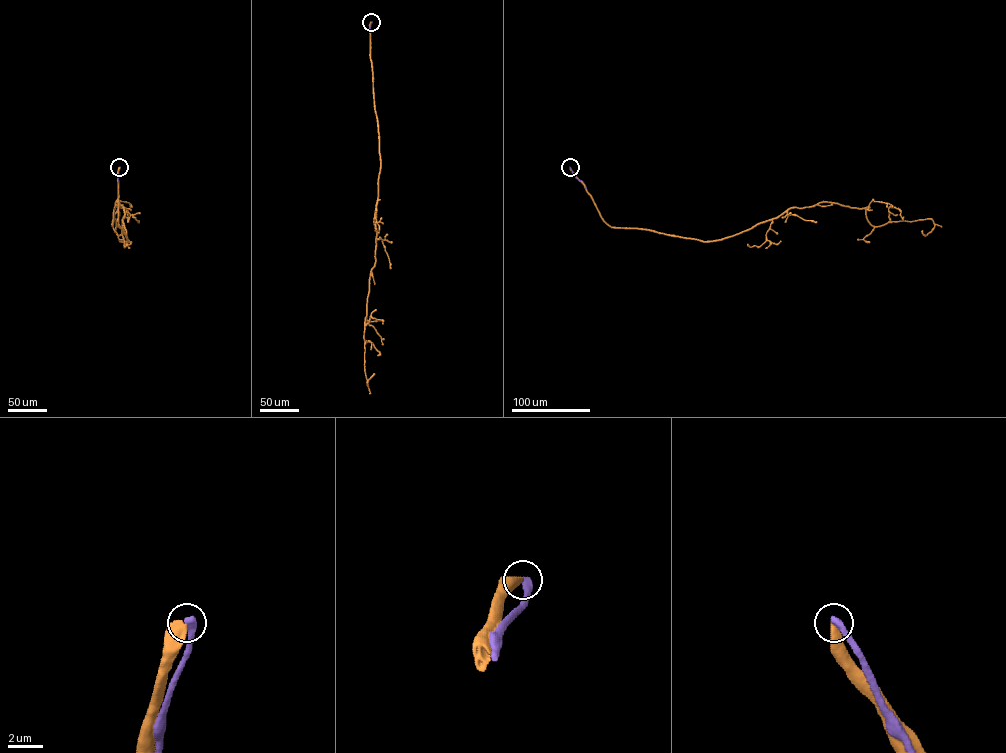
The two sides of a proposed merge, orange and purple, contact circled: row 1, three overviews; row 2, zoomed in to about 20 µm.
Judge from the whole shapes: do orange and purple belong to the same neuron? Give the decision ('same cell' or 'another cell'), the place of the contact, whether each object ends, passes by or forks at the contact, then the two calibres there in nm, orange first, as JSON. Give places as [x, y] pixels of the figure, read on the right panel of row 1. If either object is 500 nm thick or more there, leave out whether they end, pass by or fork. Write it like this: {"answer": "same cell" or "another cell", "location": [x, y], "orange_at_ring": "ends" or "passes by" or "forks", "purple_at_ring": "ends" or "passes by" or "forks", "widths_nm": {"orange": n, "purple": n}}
{"answer": "another cell", "location": [570, 167], "widths_nm": {"orange": 550, "purple": 500}}

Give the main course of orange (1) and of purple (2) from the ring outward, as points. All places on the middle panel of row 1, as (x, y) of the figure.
1: (371, 22), (370, 59), (380, 166), (375, 264), (364, 328), (368, 386), (374, 374)
2: (371, 22), (370, 38)

